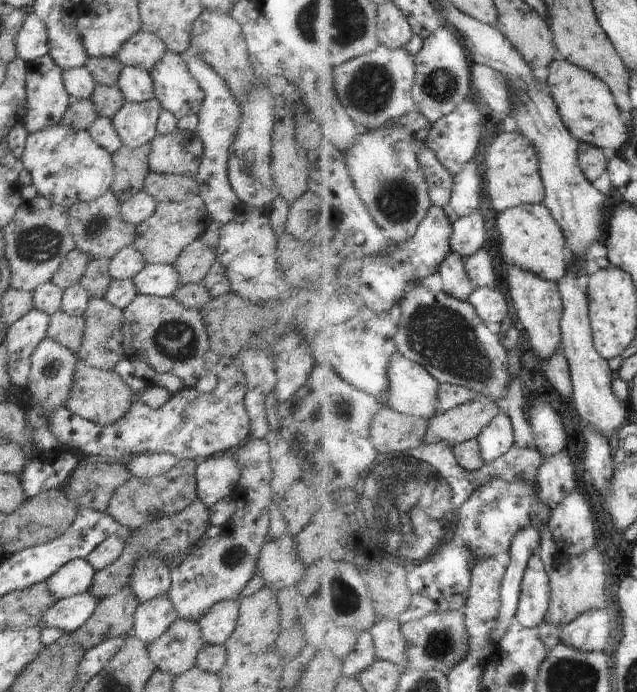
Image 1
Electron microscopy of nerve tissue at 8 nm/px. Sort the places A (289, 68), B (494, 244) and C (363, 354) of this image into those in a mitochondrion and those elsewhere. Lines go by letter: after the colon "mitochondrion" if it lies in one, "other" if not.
A: other
B: other
C: other

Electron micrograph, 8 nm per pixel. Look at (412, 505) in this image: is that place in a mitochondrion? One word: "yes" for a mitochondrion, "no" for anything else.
yes

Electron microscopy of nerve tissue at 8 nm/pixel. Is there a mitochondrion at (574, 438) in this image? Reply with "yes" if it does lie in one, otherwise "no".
no

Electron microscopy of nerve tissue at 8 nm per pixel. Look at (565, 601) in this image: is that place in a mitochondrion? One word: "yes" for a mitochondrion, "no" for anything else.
no

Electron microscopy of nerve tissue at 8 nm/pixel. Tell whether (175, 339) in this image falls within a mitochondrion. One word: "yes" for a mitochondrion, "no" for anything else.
yes

